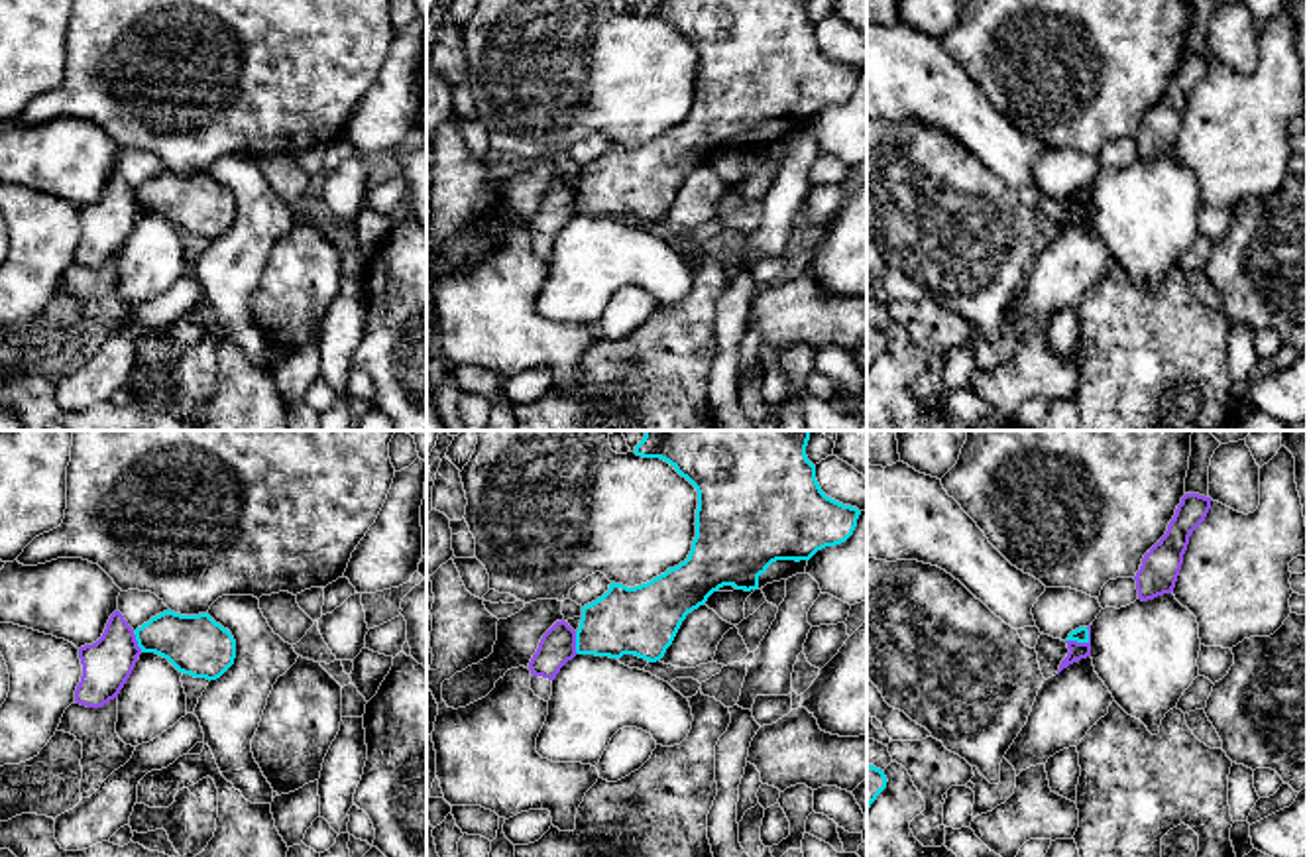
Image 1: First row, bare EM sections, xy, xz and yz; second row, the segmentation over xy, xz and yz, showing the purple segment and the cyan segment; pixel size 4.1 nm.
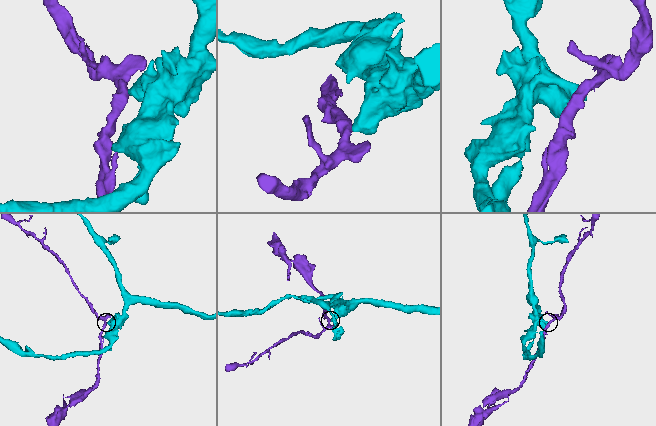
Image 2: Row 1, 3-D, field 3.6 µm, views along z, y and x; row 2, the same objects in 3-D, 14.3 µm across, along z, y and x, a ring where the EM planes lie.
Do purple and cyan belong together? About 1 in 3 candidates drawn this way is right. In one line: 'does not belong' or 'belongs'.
does not belong

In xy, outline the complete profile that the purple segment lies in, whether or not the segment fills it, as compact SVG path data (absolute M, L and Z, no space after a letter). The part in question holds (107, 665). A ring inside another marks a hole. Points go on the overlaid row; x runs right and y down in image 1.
M116 609L102 637L79 649L83 676L75 690L75 702L86 708L102 708L118 698L140 655L142 649L138 647L134 629Z

